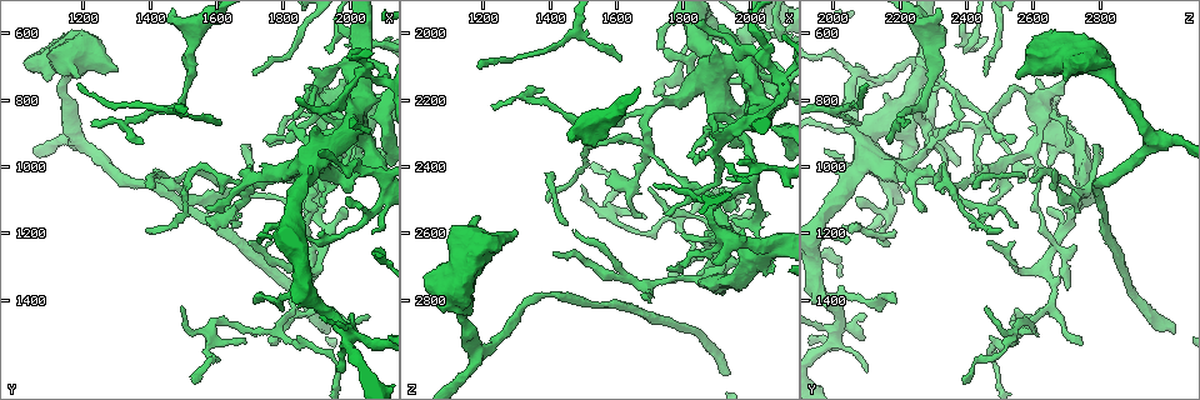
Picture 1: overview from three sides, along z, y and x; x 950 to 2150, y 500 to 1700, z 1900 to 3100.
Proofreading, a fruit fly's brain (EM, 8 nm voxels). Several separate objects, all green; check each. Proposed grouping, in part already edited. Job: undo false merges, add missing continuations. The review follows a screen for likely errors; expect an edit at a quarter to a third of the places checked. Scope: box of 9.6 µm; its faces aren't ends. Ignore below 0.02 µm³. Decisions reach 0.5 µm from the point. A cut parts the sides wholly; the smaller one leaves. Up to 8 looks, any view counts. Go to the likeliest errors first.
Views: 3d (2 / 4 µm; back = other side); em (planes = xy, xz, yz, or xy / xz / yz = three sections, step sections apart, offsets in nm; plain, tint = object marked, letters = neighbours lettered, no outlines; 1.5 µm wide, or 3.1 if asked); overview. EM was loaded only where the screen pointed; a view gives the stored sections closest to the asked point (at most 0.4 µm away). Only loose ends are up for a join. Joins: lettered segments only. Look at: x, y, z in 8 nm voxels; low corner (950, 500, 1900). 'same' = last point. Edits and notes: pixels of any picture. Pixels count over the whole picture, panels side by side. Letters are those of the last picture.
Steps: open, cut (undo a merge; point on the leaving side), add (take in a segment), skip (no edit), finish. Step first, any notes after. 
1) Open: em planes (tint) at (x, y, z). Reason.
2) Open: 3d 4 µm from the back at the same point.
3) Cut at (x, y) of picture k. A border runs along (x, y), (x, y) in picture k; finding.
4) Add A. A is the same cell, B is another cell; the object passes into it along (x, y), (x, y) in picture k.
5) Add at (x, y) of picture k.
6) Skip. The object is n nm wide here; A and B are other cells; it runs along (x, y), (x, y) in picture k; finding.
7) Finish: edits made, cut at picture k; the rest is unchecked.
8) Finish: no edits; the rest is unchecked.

Open: 3d 4 µm at (1990, 780, 2150). An open end.

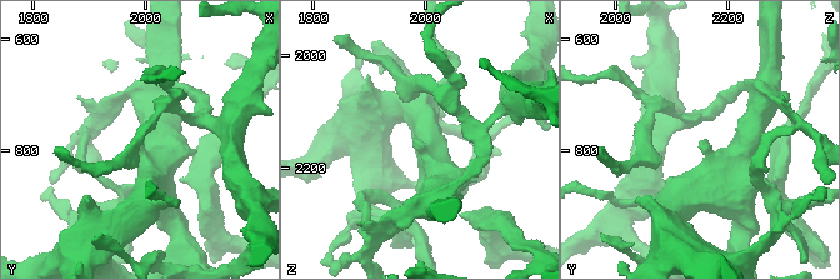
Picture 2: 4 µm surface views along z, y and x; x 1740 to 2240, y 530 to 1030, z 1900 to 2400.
Open: em planes (letters) at (1980, 780, 2150).

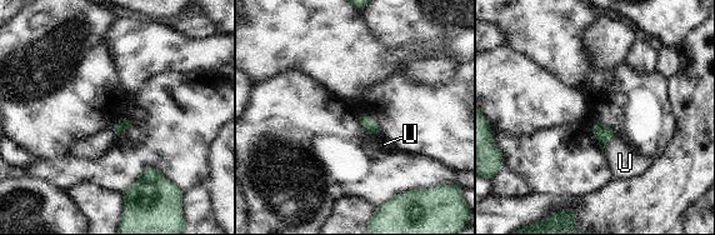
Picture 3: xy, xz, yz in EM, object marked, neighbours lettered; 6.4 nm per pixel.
Skip. The longest contact is with U, 100 nm; U is another cell; a border runs along (618, 135), (609, 146) in picture 3; none of them fits.

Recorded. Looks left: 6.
Open: em planes (letters) at (1180, 770, 2100). Tapers out.

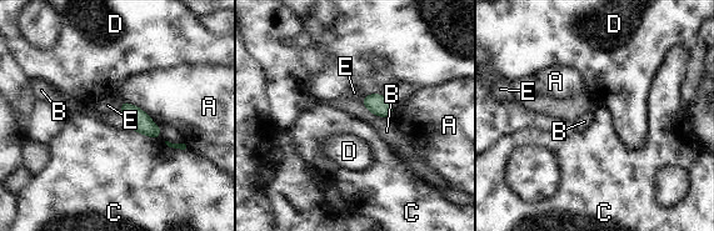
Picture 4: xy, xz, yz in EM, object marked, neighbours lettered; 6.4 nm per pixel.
Skip. The object is 110 nm wide here; A, B, C, D and E are other cells; a border runs along (362, 100), (373, 114), (387, 117) in picture 4; no lettered segment goes on from it.

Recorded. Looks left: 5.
Open: em planes (letters) at (1080, 740, 2700). Branch stops here.

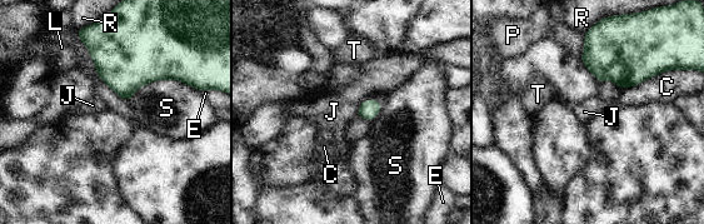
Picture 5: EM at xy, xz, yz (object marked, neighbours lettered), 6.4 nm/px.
Skip. C, E, J, L, P, R, S and T are other cells; a border runs along (368, 98), (354, 114) in picture 5; none of them fits.

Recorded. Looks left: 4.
Open: em xy step 4 (tint) at (1470, 1030, 2590). Thin end.

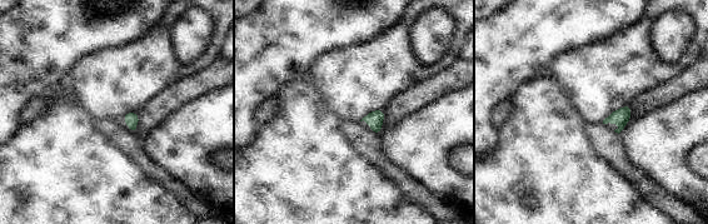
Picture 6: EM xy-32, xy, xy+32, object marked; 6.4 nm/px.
Open: em planes (tint) at the same point.

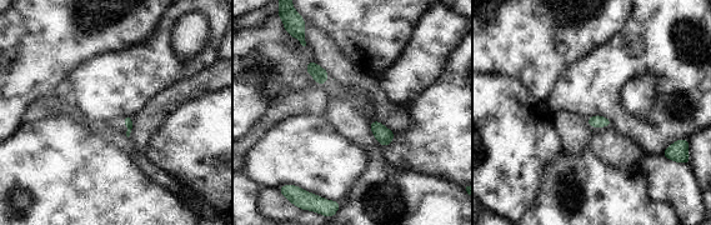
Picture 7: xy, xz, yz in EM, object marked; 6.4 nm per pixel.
Open: em planes (letters) at the same point. See the neighbours.

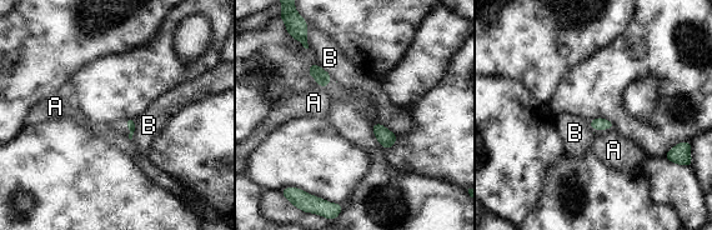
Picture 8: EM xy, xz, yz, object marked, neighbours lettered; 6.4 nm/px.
Skip. A and B are other cells; a border runs along (613, 128), (595, 128), (592, 131) in picture 8; none of them fits.

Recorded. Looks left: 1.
Finish: no edits; the rest is unchecked.

